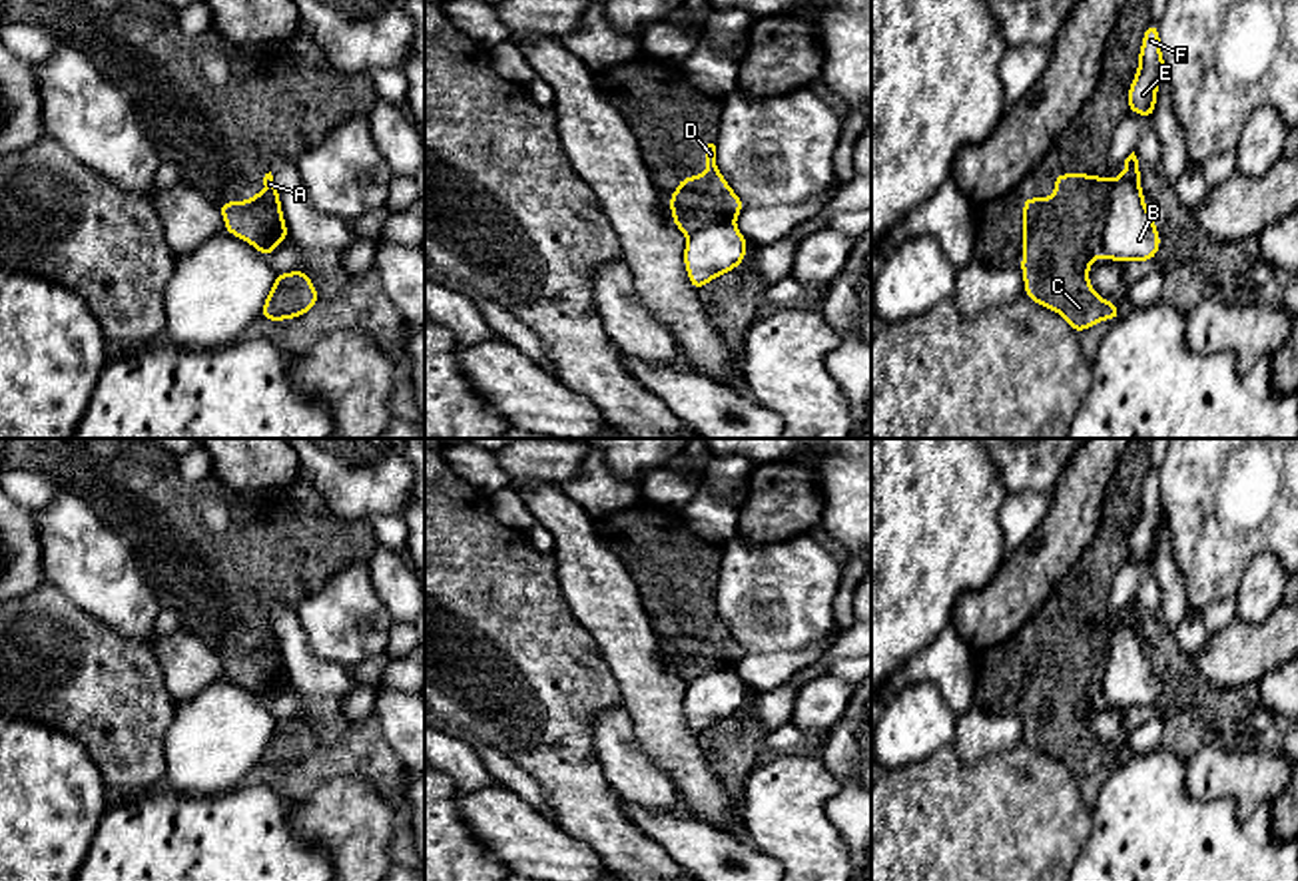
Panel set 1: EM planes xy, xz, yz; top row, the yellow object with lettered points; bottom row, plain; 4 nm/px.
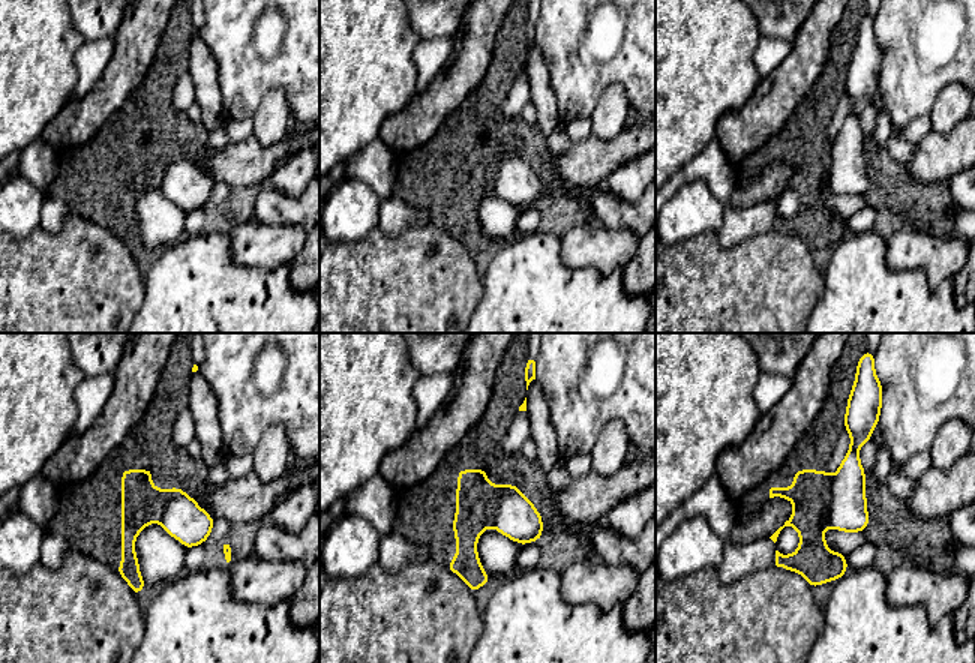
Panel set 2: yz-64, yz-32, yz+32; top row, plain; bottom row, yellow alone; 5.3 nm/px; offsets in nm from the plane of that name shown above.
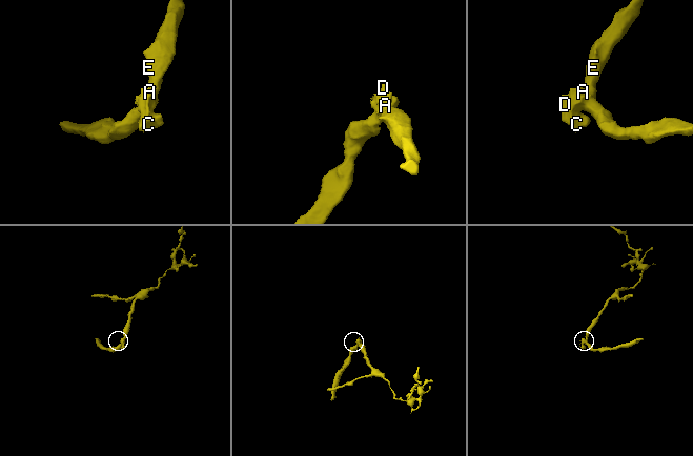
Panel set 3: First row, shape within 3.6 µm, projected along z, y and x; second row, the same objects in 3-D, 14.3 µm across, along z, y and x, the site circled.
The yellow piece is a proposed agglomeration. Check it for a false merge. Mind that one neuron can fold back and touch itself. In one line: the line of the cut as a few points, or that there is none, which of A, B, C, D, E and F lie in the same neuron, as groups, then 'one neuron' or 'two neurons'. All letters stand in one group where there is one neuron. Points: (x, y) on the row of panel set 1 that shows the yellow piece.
cut in yz along (1113, 182), (1099, 254); A C D / B E F; two neurons

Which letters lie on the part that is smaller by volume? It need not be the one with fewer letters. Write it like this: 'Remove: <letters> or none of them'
Remove: A, C, D

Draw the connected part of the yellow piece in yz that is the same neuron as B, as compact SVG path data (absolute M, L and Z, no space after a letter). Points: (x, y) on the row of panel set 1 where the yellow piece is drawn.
M1125 159L1125 171L1113 181L1109 217L1103 231L1101 255L1111 261L1150 261L1160 247L1160 233L1144 205L1138 159Z

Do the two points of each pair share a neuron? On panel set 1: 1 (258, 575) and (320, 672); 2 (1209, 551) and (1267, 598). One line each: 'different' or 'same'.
1: different
2: different

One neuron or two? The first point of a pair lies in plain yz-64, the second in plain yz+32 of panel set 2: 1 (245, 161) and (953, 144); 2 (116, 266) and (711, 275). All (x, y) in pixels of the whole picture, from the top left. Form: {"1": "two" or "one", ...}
{"1": "one", "2": "one"}

